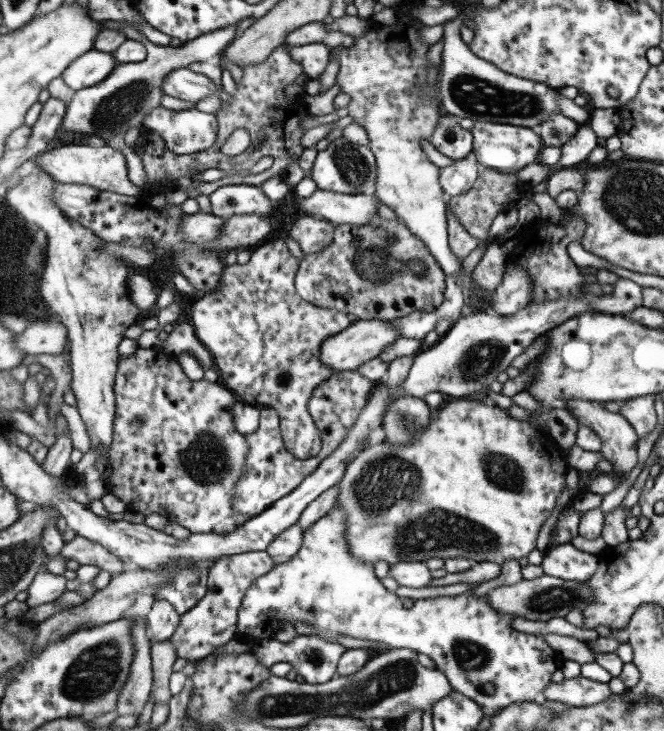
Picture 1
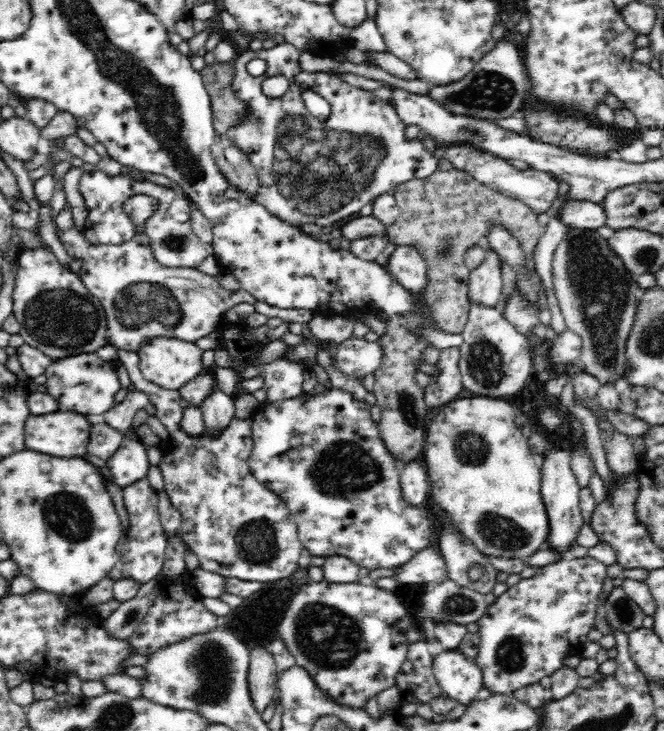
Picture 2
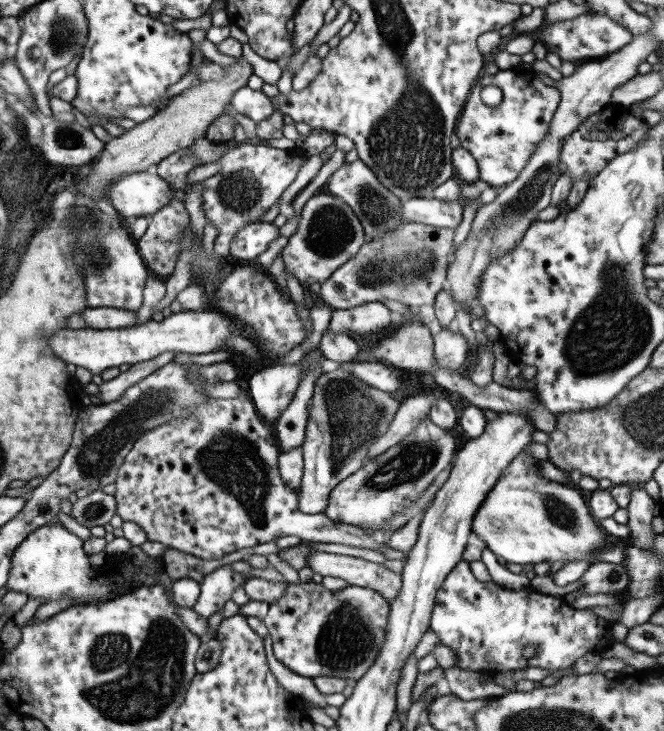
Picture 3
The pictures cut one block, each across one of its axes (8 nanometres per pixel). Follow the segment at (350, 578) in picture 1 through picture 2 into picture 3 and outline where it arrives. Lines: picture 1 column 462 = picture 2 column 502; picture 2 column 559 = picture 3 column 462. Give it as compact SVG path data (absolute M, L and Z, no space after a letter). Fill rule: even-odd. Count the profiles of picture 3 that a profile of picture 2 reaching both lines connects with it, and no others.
M464 560L446 576L440 590L436 594L436 604L432 610L430 628L436 632L440 642L448 646L456 654L456 666L462 670L471 670L482 674L513 672L527 667L540 667L548 670L566 670L586 652L602 652L615 642L612 625L605 618L598 617L592 608L575 609L553 595L530 594L528 590L502 590L496 588L492 580L479 581L470 564ZM532 644L536 647L534 658L522 658L524 646Z

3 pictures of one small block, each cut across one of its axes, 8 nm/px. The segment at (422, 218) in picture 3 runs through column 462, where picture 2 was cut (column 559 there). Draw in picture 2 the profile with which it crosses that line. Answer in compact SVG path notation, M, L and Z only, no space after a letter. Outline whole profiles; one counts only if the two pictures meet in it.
M588 200L564 202L561 207L553 212L566 228L598 229L606 224L606 210L601 203Z

